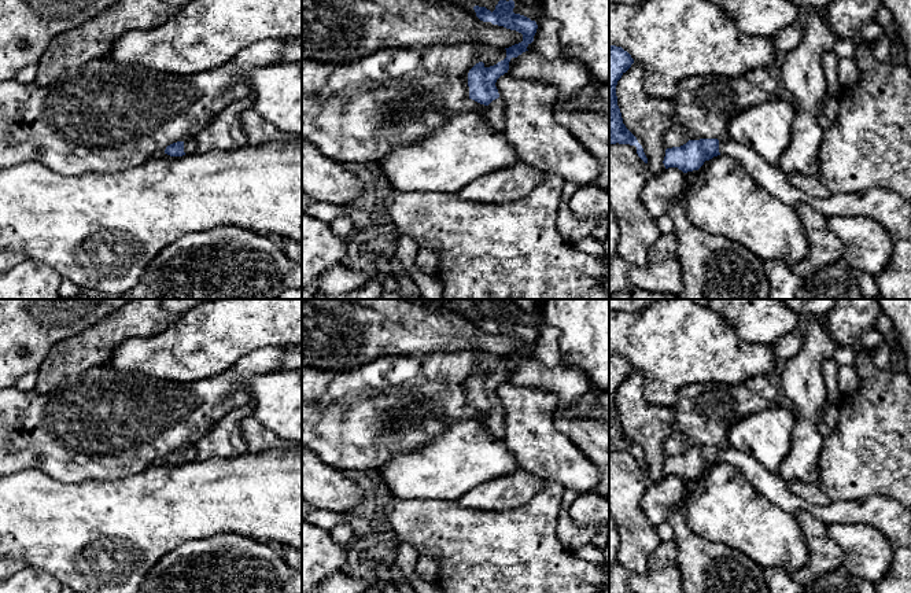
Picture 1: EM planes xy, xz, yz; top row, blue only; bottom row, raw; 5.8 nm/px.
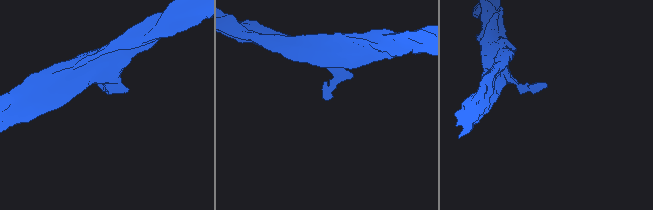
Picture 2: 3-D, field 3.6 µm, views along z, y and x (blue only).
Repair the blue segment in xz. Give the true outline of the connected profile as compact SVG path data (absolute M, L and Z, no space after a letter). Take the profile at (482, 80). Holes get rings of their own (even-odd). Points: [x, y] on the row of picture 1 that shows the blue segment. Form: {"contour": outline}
{"contour": "M499 0L495 10L491 12L486 7L475 5L476 16L483 22L504 26L523 34L523 41L506 49L506 58L494 66L486 67L483 62L476 63L468 73L469 99L484 104L486 108L479 113L483 114L486 121L497 132L505 132L505 104L499 99L495 86L497 80L508 73L509 62L523 52L528 51L527 47L534 41L538 25L530 18L514 14L513 0Z"}

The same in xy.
{"contour": "M193 139L185 141L177 141L166 147L165 154L170 156L189 155L196 151L196 143Z"}

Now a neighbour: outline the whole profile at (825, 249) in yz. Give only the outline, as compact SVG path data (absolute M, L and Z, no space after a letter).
M807 203L797 205L794 210L805 231L808 254L801 262L793 265L793 270L807 279L823 266L840 262L844 247L829 229L827 217Z

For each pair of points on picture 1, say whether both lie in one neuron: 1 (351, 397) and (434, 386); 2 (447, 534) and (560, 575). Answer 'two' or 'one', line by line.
1: one
2: one

